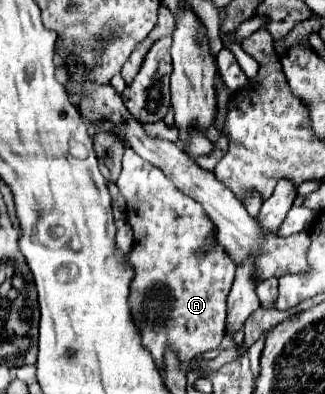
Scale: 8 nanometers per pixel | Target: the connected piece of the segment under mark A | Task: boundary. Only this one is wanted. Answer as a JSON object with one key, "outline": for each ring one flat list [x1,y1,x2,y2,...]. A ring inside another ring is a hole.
{"outline":[[128,147,116,185,126,199,126,221,134,231,134,247,128,257,134,269,130,309,142,345,152,353,160,371,164,371,166,347,178,355,180,363,218,349,224,339,226,297,236,265,218,243,212,243,210,217,192,197,180,193,160,167,150,165]]}

